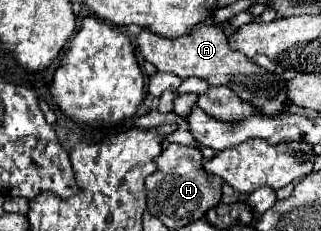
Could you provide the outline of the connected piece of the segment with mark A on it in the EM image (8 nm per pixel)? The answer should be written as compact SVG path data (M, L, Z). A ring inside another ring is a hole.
M200 23L194 27L194 31L178 39L166 39L162 35L152 33L148 27L142 27L140 33L136 35L136 43L138 43L138 51L142 53L142 57L154 63L158 71L176 73L182 79L190 75L204 77L210 85L230 85L232 91L240 95L240 99L260 107L262 111L268 111L268 115L282 111L288 103L286 79L280 77L280 69L270 73L258 67L254 61L250 61L244 53L232 51L228 47L228 35L218 25Z

